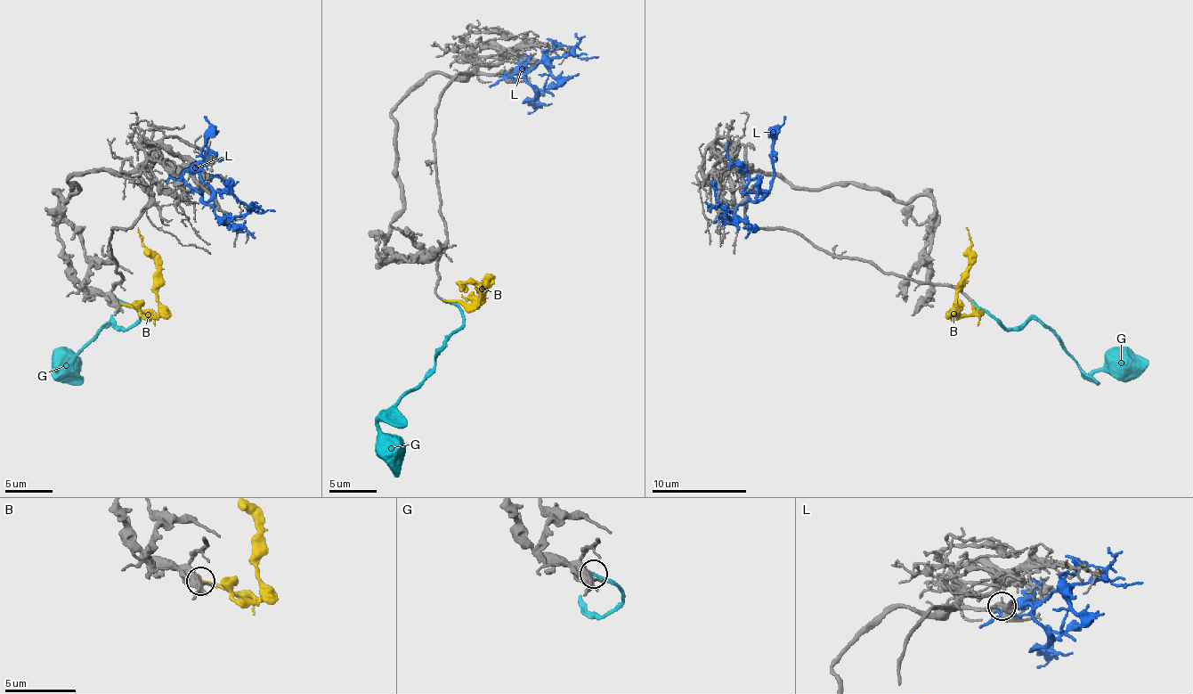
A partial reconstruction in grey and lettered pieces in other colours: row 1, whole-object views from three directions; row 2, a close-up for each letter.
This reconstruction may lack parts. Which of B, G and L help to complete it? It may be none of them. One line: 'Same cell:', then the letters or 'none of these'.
Same cell: G

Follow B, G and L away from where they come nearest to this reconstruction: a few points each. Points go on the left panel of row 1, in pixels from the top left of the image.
B: (119, 304), (150, 311), (155, 315), (160, 311), (155, 257), (143, 245), (139, 228)
G: (119, 301), (136, 311), (139, 318), (125, 327), (110, 320), (56, 374), (56, 370), (68, 370), (75, 363)
L: (181, 181), (195, 188), (205, 202), (212, 195), (209, 185), (200, 176), (209, 124), (205, 117)

